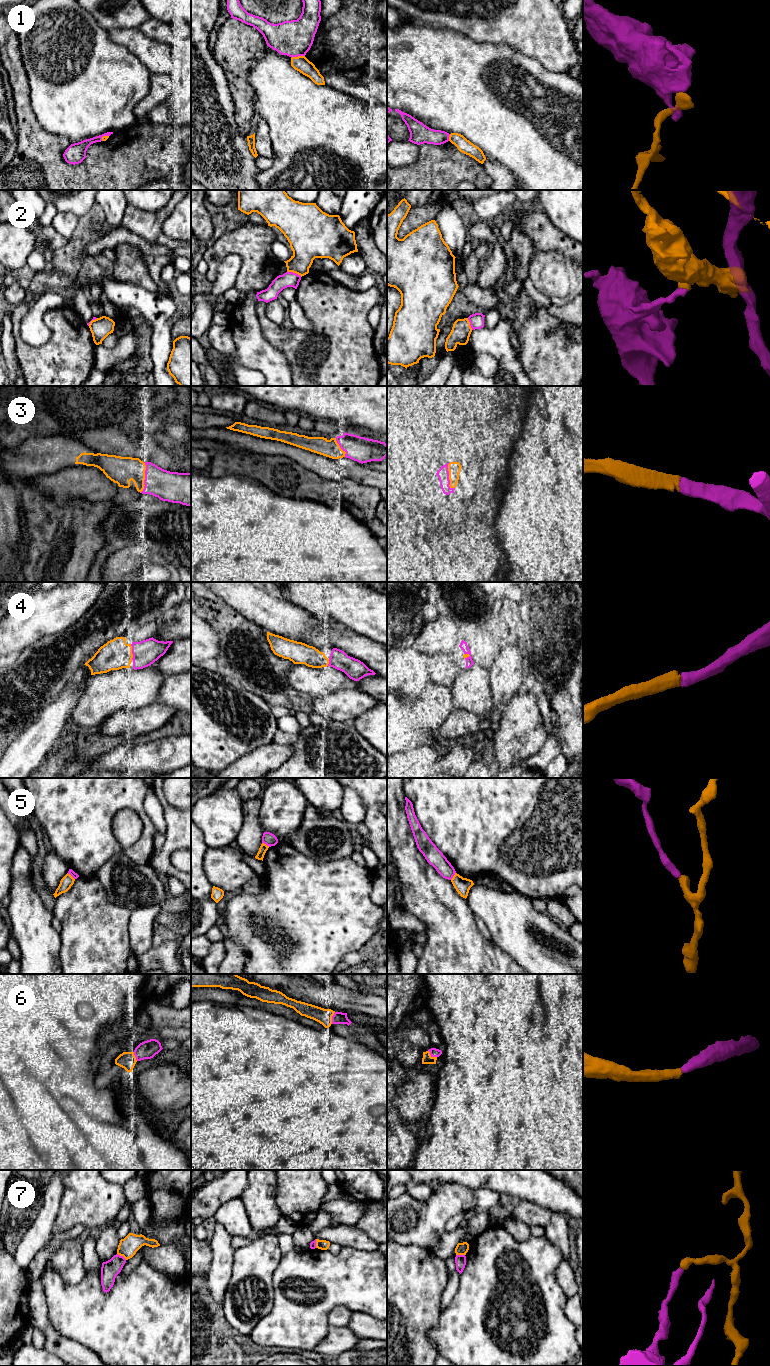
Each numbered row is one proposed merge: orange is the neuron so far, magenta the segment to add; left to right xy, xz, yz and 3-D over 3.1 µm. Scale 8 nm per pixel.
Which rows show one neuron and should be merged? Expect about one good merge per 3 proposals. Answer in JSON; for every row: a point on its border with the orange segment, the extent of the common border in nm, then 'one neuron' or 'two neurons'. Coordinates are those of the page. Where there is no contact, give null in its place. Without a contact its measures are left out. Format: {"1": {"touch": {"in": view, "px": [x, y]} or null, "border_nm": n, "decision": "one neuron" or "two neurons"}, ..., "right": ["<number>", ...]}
{"1": {"touch": {"in": "xz", "px": [298, 56]}, "border_nm": 110, "decision": "two neurons"}, "2": {"touch": {"in": "xz", "px": [294, 272]}, "border_nm": 130, "decision": "two neurons"}, "3": {"touch": {"in": "xy", "px": [144, 477]}, "border_nm": 260, "decision": "one neuron"}, "4": {"touch": {"in": "xy", "px": [131, 652]}, "border_nm": 130, "decision": "one neuron"}, "5": {"touch": {"in": "xy", "px": [71, 876]}, "border_nm": 80, "decision": "two neurons"}, "6": {"touch": {"in": "xz", "px": [331, 1018]}, "border_nm": 100, "decision": "one neuron"}, "7": {"touch": {"in": "xy", "px": [122, 1255]}, "border_nm": 90, "decision": "two neurons"}, "right": ["3", "4", "6"]}

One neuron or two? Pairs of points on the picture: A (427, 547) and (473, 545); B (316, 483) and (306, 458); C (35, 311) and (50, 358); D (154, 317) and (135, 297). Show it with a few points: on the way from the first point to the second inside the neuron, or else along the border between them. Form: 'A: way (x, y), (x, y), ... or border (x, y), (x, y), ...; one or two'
A: border (460, 532), (456, 546); two
B: border (291, 458), (320, 476), (333, 480); two
C: border (51, 331), (40, 345), (22, 339); two
D: way (150, 312), (140, 302); one

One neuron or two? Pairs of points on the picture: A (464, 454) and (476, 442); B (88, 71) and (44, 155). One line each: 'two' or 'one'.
A: one
B: two

